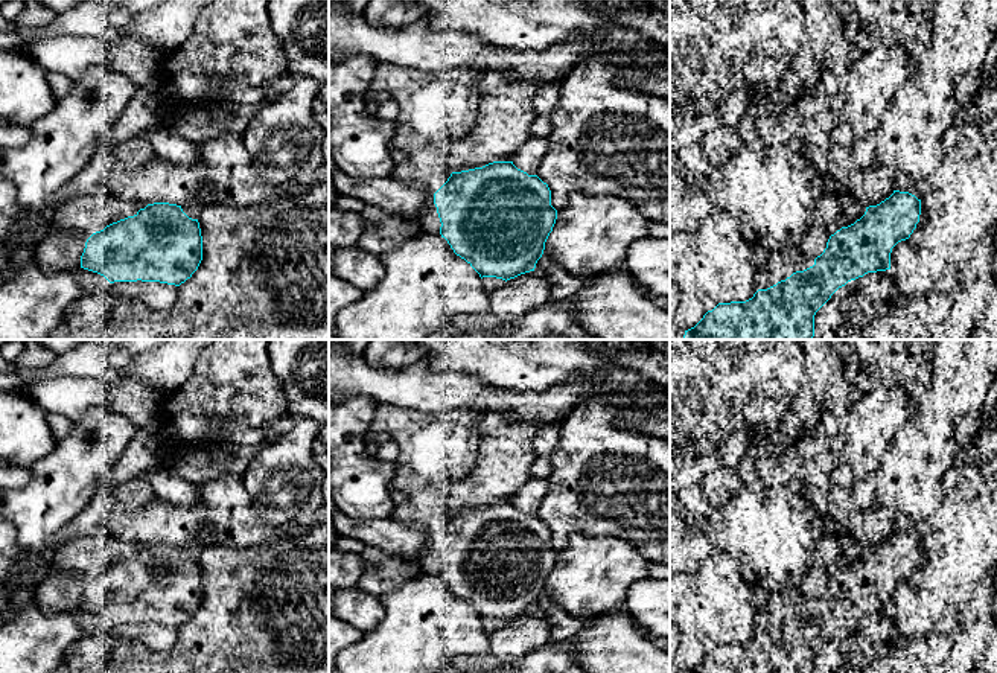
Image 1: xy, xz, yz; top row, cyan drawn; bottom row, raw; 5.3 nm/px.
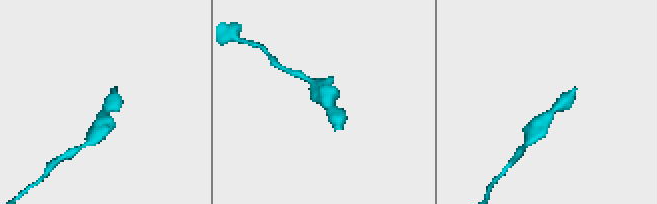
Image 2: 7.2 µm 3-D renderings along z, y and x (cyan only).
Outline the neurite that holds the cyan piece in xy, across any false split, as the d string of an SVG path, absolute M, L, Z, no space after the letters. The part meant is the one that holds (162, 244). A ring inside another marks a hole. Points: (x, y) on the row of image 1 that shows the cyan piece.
M154 203L93 233L81 256L81 268L114 282L160 282L180 286L202 260L202 236L198 219L189 218L181 206Z

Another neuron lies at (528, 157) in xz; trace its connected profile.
M533 136L518 149L511 161L518 169L528 175L537 175L540 161L546 154L546 148L548 139Z

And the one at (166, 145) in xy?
M161 123L148 126L143 136L152 145L154 155L157 157L180 166L196 166L199 161L198 143L172 134Z

